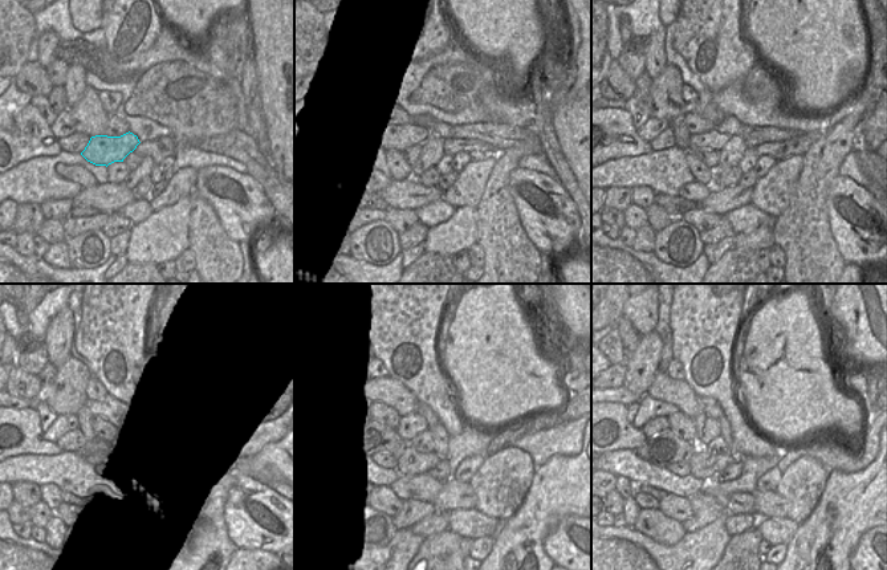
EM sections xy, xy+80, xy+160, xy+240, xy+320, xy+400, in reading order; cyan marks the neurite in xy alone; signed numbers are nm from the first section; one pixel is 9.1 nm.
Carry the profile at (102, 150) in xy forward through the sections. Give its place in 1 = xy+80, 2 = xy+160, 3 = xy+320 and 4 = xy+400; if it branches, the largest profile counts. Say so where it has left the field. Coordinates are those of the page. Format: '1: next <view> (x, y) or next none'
1: next xy+80 (411, 135)
2: next xy+160 (713, 139)
3: next xy+320 (410, 427)
4: next xy+400 (707, 428)

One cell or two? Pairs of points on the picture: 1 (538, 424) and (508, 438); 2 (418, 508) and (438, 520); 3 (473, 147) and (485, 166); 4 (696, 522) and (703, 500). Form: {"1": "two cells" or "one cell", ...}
{"1": "one cell", "2": "two cells", "3": "two cells", "4": "one cell"}

